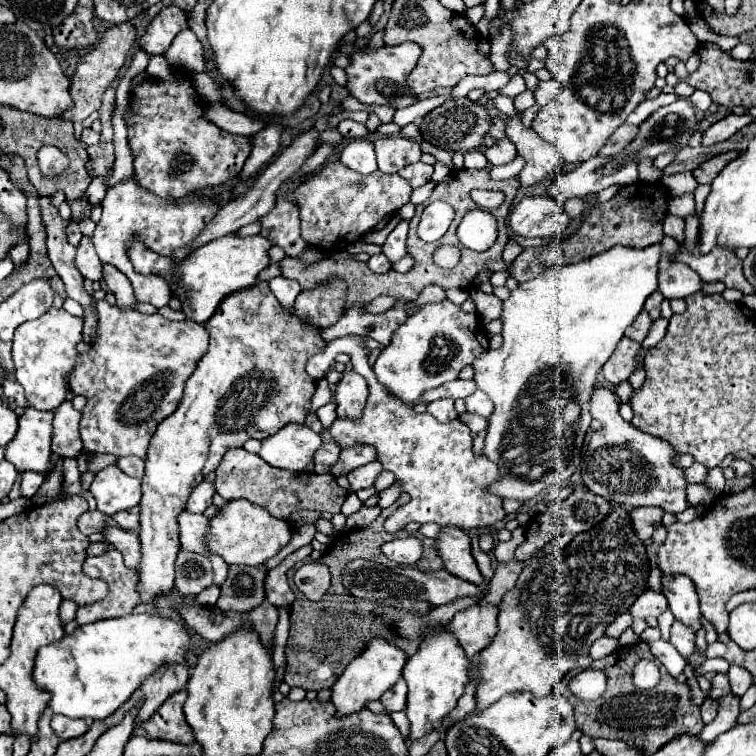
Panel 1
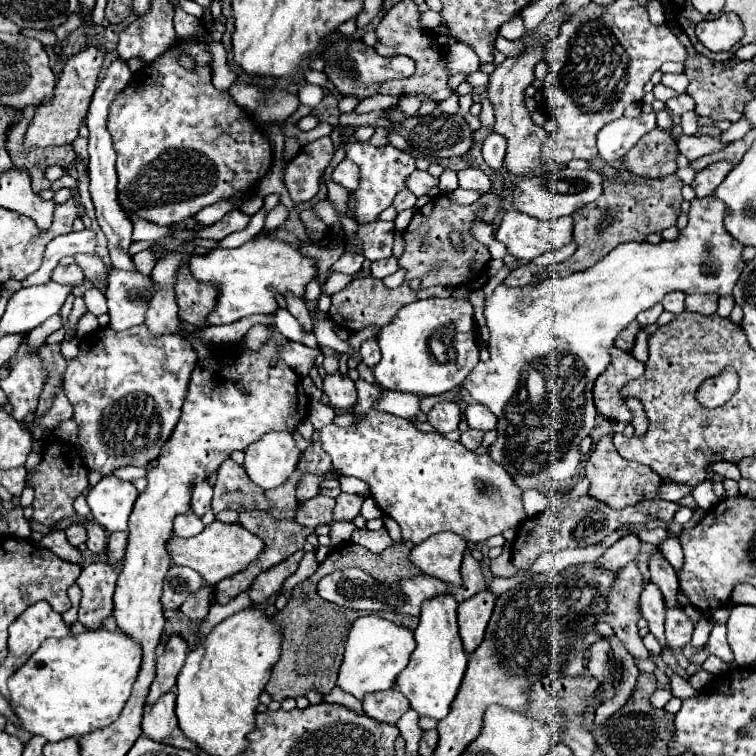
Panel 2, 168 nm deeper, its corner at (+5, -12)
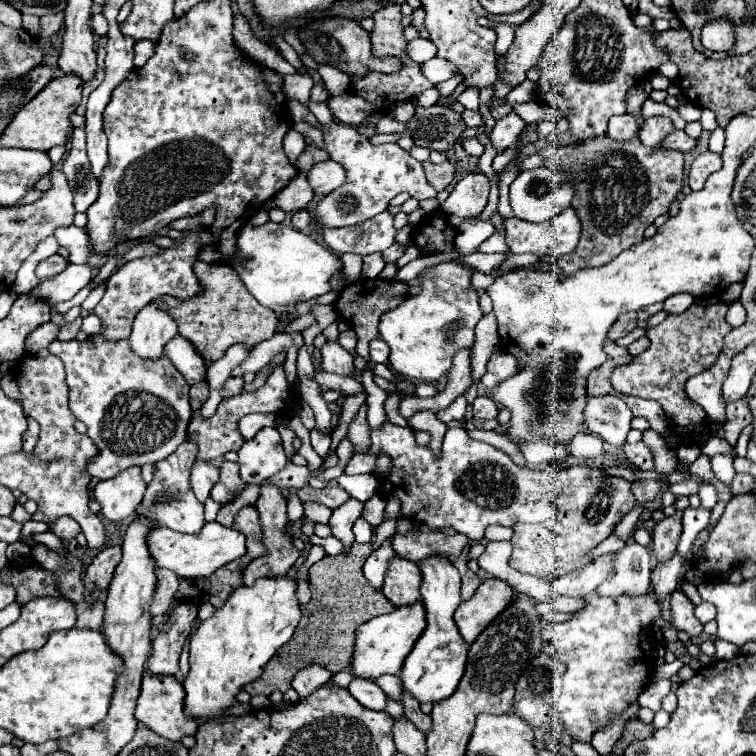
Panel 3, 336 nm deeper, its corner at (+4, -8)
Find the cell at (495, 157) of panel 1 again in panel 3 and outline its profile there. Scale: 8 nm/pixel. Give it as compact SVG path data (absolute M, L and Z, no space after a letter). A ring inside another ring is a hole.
M514 110L508 116L500 118L490 132L490 142L496 148L496 152L502 152L508 146L512 146L518 140L524 126L526 126L526 122Z

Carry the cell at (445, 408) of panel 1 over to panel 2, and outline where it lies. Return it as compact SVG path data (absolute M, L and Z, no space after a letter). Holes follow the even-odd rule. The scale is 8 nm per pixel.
M441 400L427 412L427 422L437 430L437 432L453 432L457 430L461 422L461 406L459 402L449 402Z

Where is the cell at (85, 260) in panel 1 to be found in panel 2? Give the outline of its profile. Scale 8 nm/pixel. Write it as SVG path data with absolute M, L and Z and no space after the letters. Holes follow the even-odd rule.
M69 264L69 266L57 266L53 272L51 272L51 280L53 282L59 282L59 284L75 284L79 286L83 282L83 272L77 264Z

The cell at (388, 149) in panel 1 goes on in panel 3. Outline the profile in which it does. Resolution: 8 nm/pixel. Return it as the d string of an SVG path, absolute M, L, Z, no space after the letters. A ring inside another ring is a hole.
M310 102L310 112L318 118L318 122L326 124L328 130L324 132L326 150L330 152L330 160L340 162L348 176L346 182L324 196L316 206L316 218L322 226L340 228L340 226L352 226L360 224L368 218L374 218L376 214L384 212L388 202L400 194L408 192L416 200L428 200L436 198L436 190L426 182L426 176L422 163L414 160L406 150L402 150L398 144L378 144L374 146L366 136L362 136L354 126L340 126L332 120L330 108L322 102Z

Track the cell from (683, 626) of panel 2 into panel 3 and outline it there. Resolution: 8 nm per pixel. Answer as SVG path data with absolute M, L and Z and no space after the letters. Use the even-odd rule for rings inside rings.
M676 590L670 598L670 612L672 612L672 626L680 632L686 632L688 636L700 636L702 634L702 622L694 616L692 602Z

